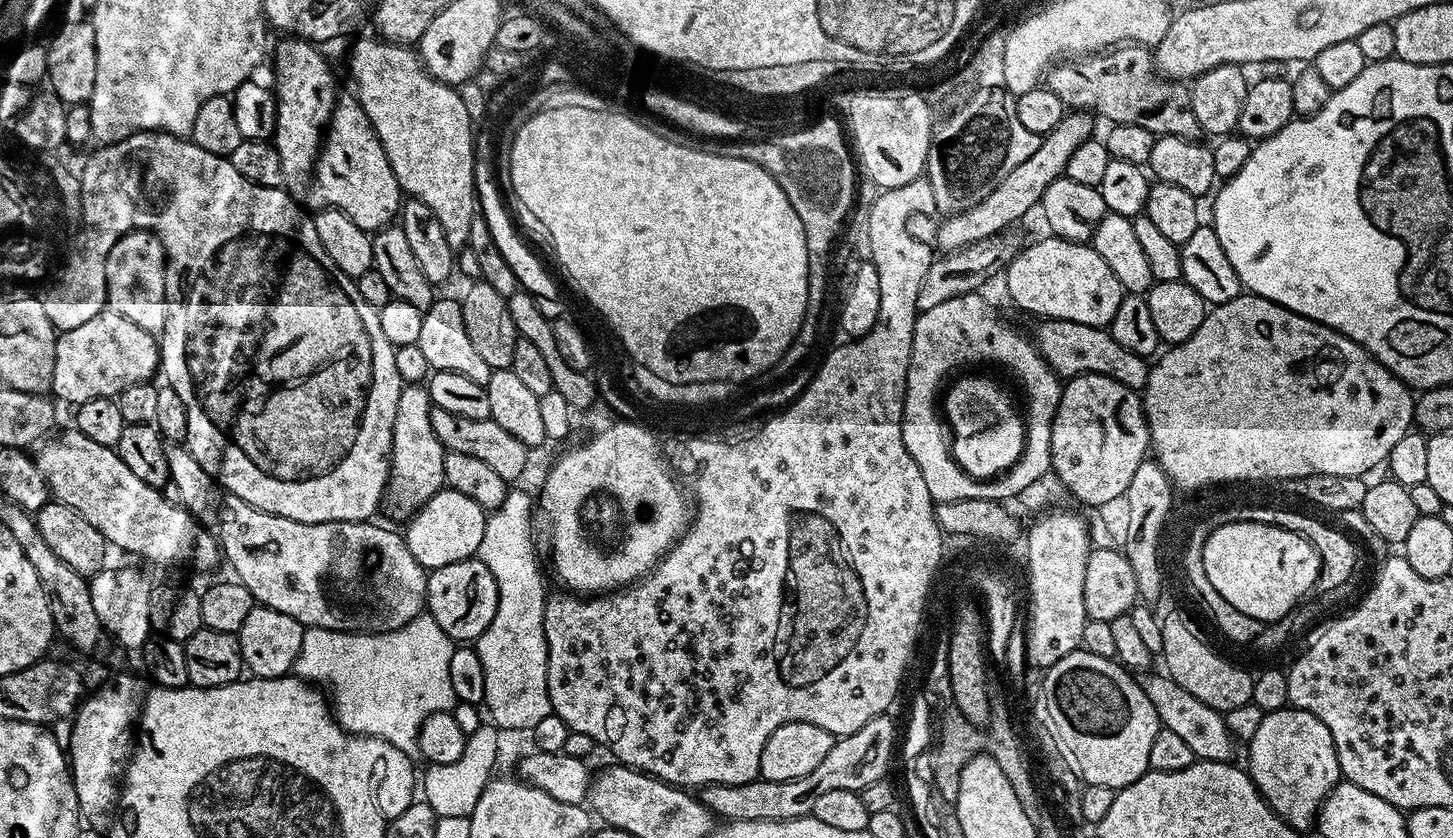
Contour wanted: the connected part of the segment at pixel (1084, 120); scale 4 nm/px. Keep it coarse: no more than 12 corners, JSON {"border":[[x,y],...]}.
{"border":[[1069,111],[978,206],[939,221],[944,254],[1013,227],[1064,175],[1089,113]]}

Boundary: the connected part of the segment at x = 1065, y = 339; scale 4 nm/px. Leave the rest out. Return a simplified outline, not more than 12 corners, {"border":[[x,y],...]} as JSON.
{"border":[[1041,319],[1034,343],[1057,376],[1148,385],[1145,357],[1111,331]]}

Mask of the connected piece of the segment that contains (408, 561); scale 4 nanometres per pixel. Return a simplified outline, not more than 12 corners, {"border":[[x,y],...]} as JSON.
{"border":[[228,494],[218,539],[257,605],[393,632],[428,572],[398,531]]}

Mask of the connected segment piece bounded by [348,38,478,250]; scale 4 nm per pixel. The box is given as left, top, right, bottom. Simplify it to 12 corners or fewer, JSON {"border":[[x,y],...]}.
{"border":[[415,47],[348,68],[401,193],[453,250],[478,215],[474,122]]}

